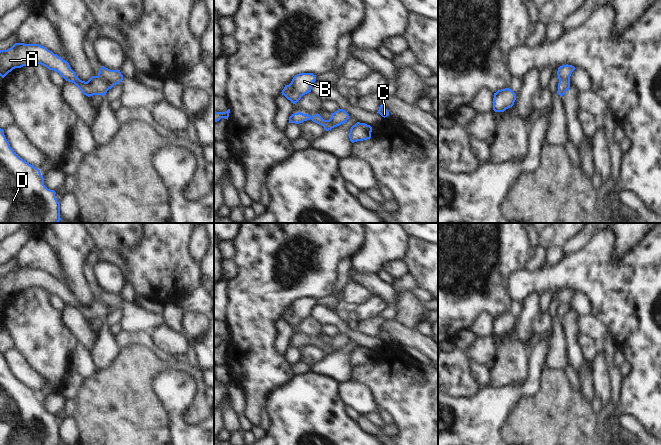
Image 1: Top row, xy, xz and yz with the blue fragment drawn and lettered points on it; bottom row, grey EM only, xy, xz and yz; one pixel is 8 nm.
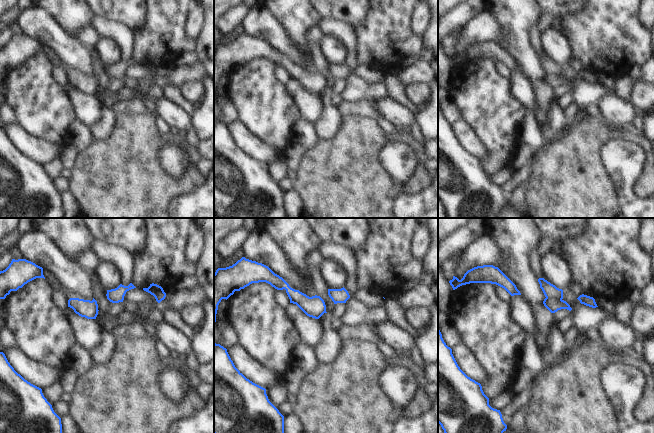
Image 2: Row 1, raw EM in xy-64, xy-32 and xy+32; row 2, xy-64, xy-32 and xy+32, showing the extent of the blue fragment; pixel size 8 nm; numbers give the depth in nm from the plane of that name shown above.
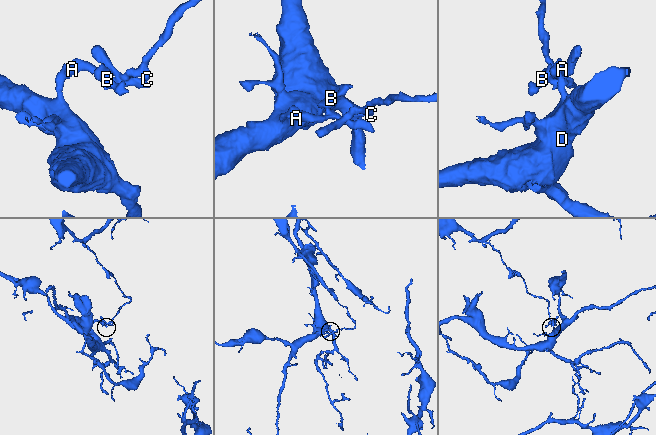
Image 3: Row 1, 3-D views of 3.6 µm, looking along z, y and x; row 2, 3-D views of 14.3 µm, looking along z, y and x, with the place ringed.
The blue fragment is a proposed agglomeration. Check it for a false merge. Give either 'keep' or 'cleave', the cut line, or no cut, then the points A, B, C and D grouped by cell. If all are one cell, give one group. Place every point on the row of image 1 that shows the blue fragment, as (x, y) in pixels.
cleave; cut in xy along (96, 76), (113, 85); A B D / C

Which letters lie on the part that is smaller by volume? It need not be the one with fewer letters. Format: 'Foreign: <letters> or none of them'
Foreign: C

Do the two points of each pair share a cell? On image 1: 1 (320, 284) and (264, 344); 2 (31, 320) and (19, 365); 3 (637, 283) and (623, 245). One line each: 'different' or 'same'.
1: same
2: different
3: different

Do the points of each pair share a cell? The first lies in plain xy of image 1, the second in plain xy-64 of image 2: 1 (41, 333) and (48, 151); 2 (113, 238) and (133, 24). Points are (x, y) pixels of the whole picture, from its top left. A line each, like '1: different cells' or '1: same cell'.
1: different cells
2: same cell

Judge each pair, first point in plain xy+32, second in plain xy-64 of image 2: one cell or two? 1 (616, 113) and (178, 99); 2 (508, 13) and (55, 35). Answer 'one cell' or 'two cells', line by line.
1: two cells
2: two cells

